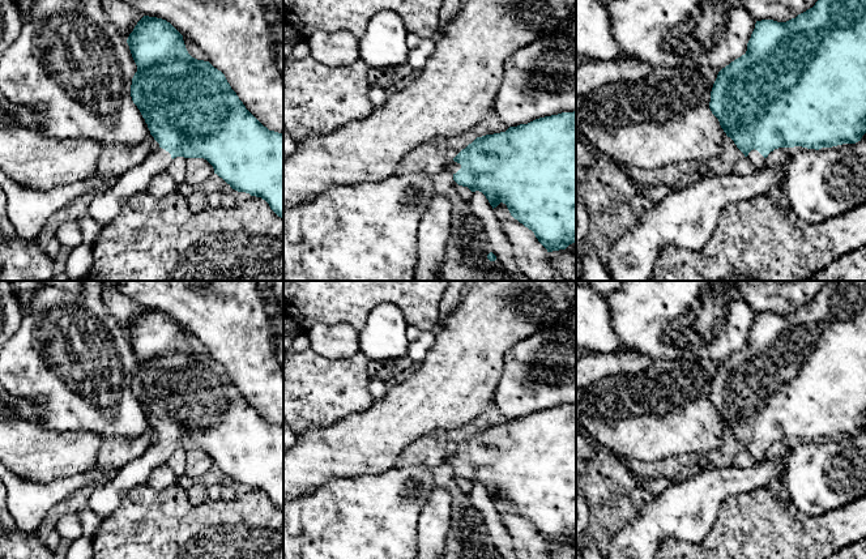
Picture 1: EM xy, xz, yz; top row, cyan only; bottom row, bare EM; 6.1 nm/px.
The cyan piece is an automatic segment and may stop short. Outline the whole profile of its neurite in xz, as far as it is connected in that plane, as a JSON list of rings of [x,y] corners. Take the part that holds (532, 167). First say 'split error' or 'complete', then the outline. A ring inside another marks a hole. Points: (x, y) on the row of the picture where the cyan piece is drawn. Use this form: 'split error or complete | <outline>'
split error | [[[576,111],[536,119],[509,127],[505,132],[477,137],[445,168],[453,180],[472,192],[479,191],[496,208],[505,204],[511,216],[532,230],[547,252],[566,249],[576,243]]]

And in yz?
split error | [[[818,0],[815,5],[786,22],[773,20],[756,21],[747,43],[747,51],[741,57],[722,68],[711,91],[709,108],[718,119],[721,128],[737,148],[758,168],[765,166],[765,158],[778,148],[802,146],[819,150],[842,144],[856,144],[866,133],[866,0]]]

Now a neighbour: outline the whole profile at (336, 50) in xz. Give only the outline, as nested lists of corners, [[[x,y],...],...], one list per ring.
[[[316,31],[306,39],[311,56],[329,68],[346,68],[359,60],[359,39],[350,31]]]

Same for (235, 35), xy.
[[[123,0],[144,16],[170,22],[205,52],[246,108],[269,131],[283,133],[283,78],[274,57],[269,14],[261,0]]]

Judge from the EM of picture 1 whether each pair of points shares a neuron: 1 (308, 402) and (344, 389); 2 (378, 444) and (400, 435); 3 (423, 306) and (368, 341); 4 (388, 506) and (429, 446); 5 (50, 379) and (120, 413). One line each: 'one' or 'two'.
1: one
2: one
3: two
4: two
5: one

